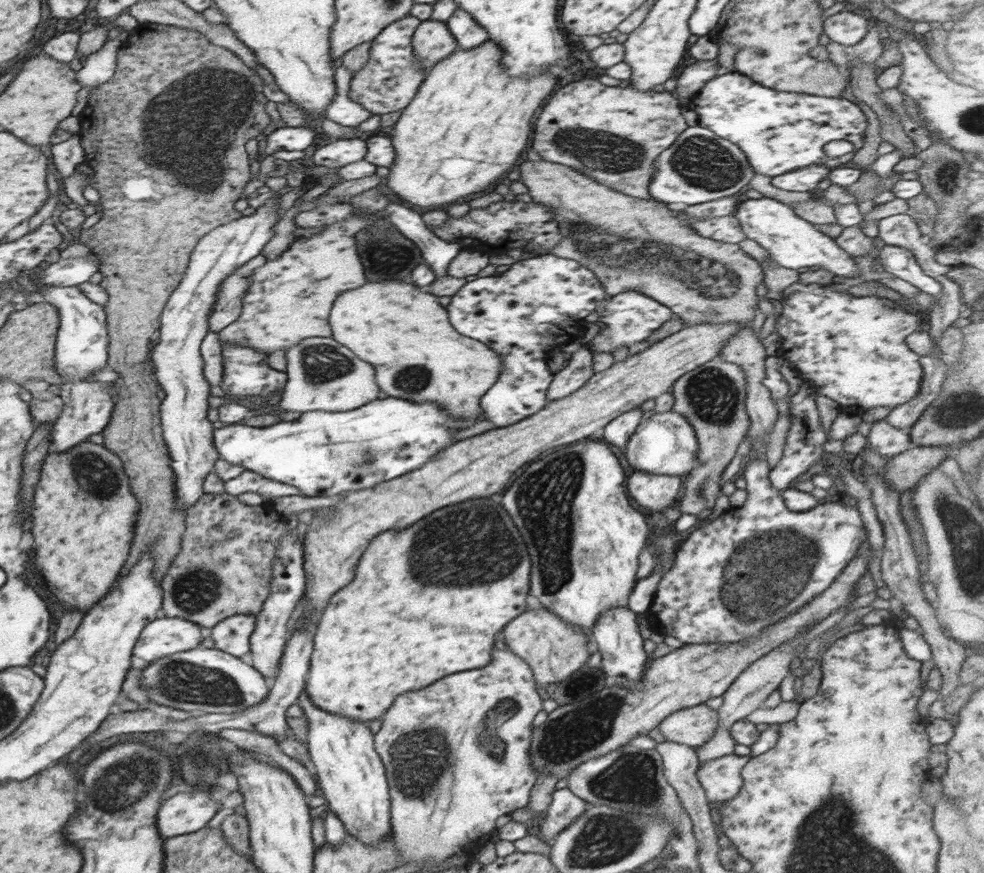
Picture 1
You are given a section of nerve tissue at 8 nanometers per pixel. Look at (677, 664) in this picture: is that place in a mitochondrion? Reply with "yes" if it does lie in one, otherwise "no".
no

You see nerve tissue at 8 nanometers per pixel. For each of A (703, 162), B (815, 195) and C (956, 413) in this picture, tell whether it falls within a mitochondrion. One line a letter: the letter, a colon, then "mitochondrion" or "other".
A: mitochondrion
B: other
C: mitochondrion

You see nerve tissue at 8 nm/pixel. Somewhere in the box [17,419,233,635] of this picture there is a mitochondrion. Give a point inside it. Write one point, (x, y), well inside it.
(199, 588)

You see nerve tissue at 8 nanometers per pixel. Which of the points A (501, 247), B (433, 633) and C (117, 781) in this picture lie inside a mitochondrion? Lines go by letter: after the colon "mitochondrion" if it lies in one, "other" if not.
A: other
B: other
C: mitochondrion

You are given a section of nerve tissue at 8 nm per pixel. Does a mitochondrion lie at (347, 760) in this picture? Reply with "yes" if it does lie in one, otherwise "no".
no

